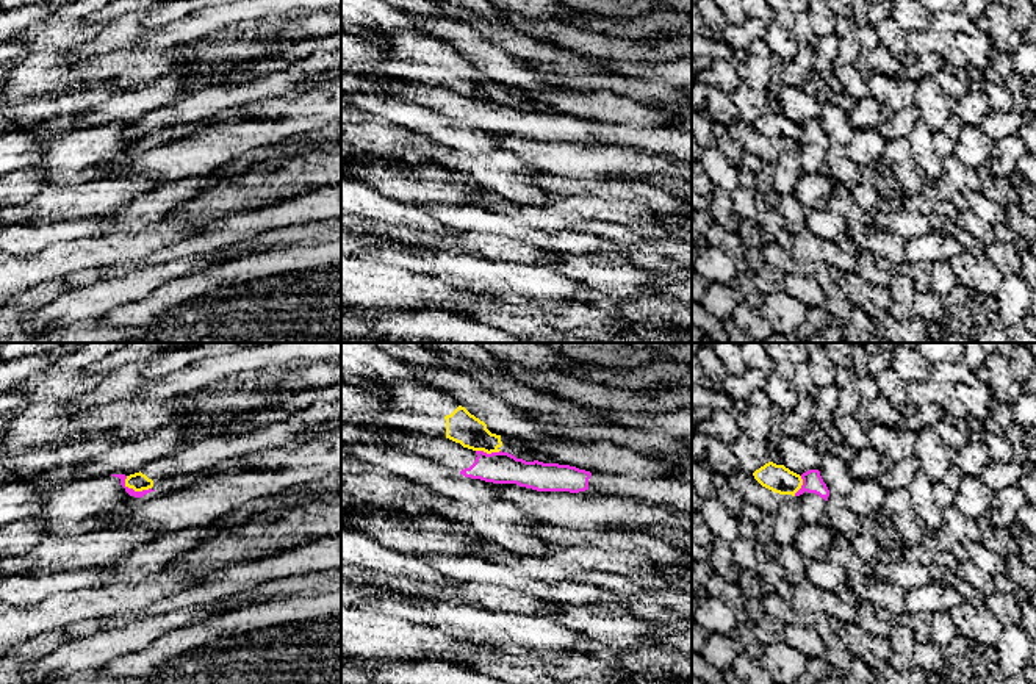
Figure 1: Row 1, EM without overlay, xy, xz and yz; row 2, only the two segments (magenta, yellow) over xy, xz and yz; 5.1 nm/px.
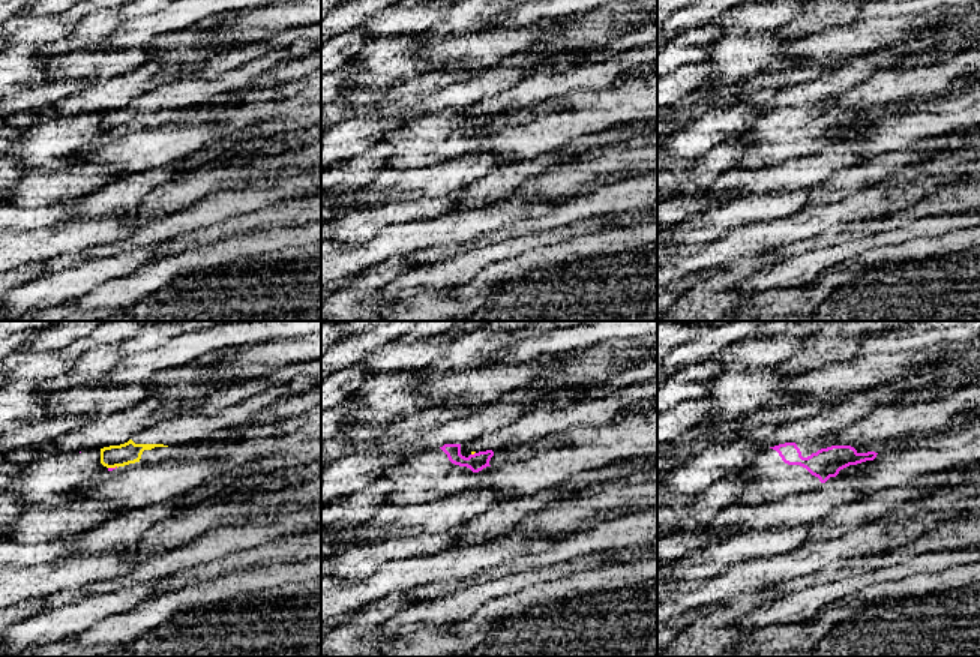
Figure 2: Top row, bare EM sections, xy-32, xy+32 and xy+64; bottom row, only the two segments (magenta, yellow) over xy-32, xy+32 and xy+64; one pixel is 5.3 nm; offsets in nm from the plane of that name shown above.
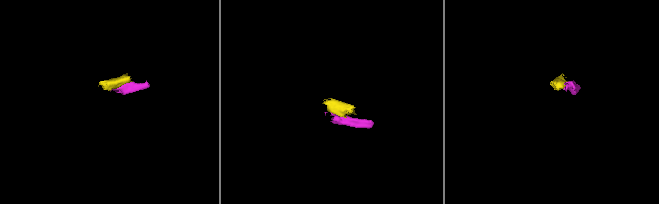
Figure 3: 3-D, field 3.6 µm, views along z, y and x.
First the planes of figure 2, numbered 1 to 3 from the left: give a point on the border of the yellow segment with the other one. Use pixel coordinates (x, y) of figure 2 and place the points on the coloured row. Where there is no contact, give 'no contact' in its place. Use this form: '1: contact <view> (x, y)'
1: contact xy-32 (113, 468)
2: contact xy+32 (474, 453)
3: no contact

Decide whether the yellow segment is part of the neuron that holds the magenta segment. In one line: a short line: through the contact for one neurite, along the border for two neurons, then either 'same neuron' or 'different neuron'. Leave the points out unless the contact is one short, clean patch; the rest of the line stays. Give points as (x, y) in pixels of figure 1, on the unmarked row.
xy (124, 129), (135, 140), (151, 138) | different neuron

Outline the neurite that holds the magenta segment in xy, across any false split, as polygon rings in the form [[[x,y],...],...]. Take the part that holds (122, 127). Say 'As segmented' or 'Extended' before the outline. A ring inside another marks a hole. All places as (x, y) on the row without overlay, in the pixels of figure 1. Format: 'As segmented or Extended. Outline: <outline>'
Extended. Outline: [[[111,124],[55,135],[44,144],[33,169],[42,174],[47,186],[114,177],[116,167],[125,167],[136,150],[155,141],[135,141],[125,135],[125,128],[125,124]]]

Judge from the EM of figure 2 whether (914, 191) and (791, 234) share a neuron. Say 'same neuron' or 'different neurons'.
same neuron

